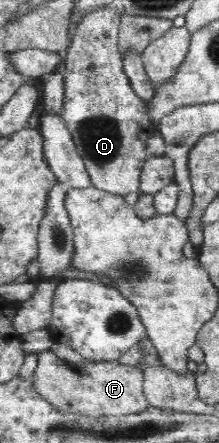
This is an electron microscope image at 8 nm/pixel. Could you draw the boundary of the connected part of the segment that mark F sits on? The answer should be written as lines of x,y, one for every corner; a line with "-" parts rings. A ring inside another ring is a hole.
47,350
38,353
34,388
46,397
62,413
78,413
84,416
125,416
140,414
151,406
142,391
142,368
121,365
119,360
107,363
71,364

